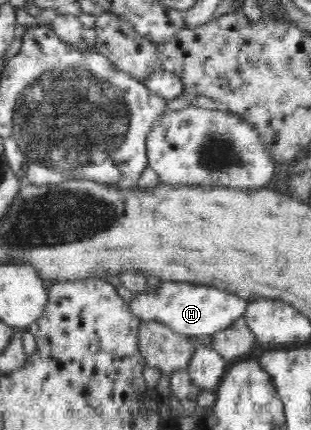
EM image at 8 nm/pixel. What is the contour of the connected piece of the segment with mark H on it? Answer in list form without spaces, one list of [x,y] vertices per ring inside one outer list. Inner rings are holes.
[[[164,279],[158,291],[148,290],[136,295],[130,303],[130,311],[134,317],[144,322],[159,321],[169,325],[178,334],[190,336],[194,339],[202,336],[212,336],[222,329],[230,327],[236,319],[243,317],[249,300],[242,299],[222,288],[209,284],[178,283]]]

